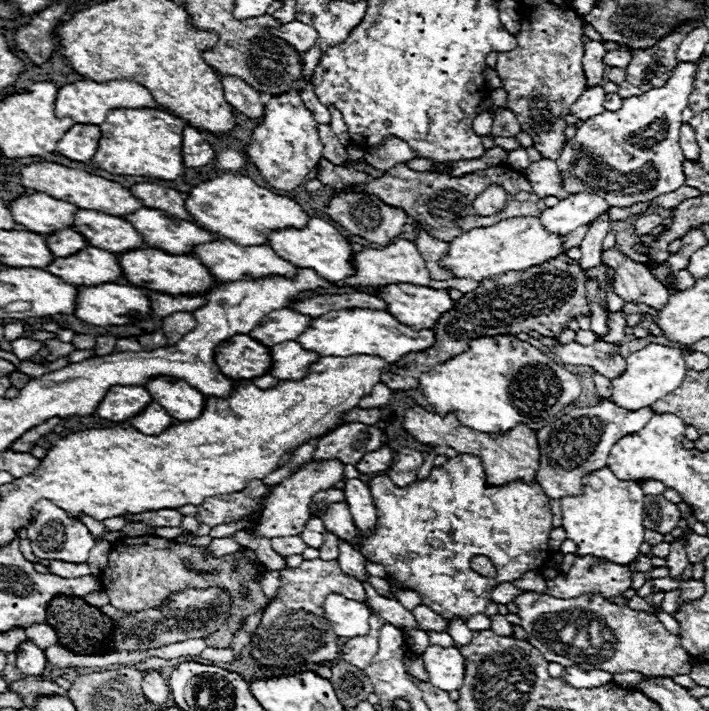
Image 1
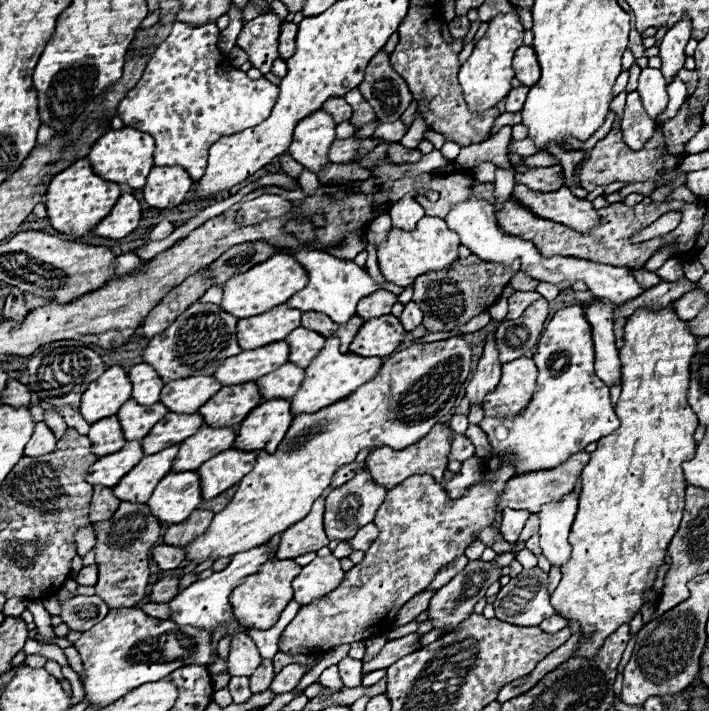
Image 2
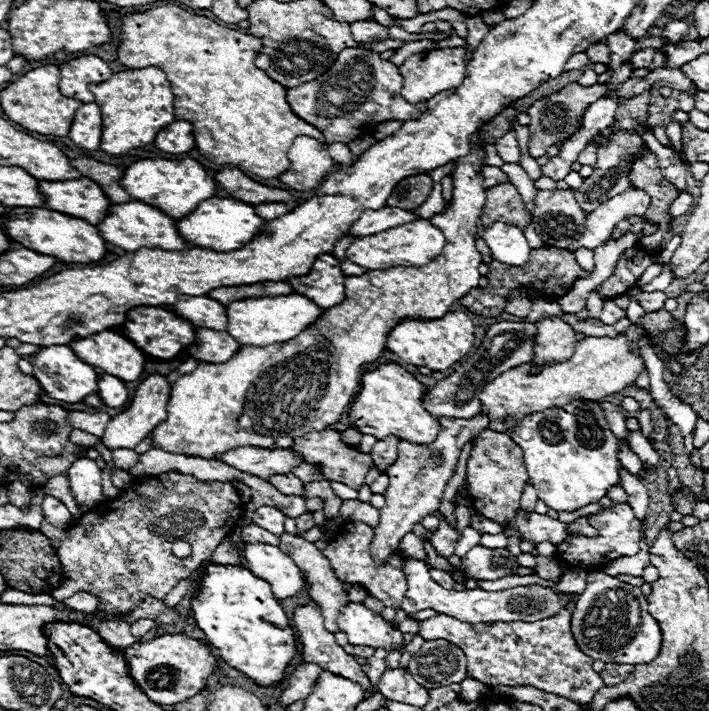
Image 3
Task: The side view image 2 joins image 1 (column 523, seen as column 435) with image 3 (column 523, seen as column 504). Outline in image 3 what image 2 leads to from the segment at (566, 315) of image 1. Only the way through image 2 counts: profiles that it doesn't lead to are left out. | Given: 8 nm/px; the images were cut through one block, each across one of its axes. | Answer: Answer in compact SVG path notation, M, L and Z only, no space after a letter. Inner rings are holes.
M544 248L544 250L532 250L530 252L530 260L524 266L504 266L502 262L492 260L490 262L490 270L486 274L488 278L488 286L486 288L474 288L470 290L464 298L460 298L460 304L466 306L470 312L474 314L482 314L482 316L498 316L504 310L506 304L506 296L510 294L512 288L524 286L528 290L536 290L540 296L546 298L560 298L566 294L566 290L574 284L574 280L578 276L588 278L590 274L584 272L574 254L568 250L556 250L556 248Z

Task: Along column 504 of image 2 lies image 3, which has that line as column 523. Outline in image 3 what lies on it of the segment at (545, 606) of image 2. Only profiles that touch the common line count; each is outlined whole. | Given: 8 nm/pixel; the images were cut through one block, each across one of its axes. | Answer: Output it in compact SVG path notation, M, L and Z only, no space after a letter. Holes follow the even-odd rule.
M404 558L404 574L408 578L408 594L400 606L408 614L430 608L430 610L436 610L438 614L446 614L446 616L472 622L472 624L474 622L536 622L536 620L554 616L572 604L568 600L568 594L554 592L552 586L540 586L540 584L514 586L514 588L498 590L498 592L486 592L480 588L474 588L474 590L466 588L460 592L446 590L430 578L428 566L414 558Z

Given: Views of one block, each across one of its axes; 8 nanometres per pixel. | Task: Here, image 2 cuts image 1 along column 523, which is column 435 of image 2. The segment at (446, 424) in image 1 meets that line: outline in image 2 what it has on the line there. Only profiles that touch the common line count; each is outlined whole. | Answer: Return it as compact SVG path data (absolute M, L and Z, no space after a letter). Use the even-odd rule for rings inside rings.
M436 424L428 436L424 436L420 442L404 448L404 450L392 450L390 446L380 446L376 448L368 460L366 460L366 470L372 474L374 482L380 482L382 486L396 486L398 482L406 480L408 476L414 474L430 474L434 480L442 480L444 472L448 470L448 456L452 452L452 430L446 424Z

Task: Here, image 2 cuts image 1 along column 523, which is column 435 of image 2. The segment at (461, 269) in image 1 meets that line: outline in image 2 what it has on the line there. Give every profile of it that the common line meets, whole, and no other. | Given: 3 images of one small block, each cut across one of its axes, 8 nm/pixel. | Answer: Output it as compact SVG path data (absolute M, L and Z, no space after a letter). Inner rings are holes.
M424 216L420 226L414 232L404 232L392 228L388 240L378 248L378 264L386 280L394 282L396 286L410 286L414 280L432 270L444 270L446 266L458 260L458 246L460 238L446 226L446 220L436 216Z

